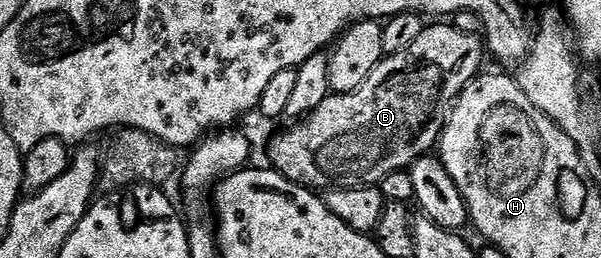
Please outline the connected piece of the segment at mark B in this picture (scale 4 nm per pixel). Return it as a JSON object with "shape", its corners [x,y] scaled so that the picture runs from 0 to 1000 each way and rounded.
{"shape":[[[752,93],[710,97],[699,143],[681,186],[672,186],[672,202],[637,221],[619,295],[612,295],[592,357],[551,360],[532,419],[491,469],[484,504],[459,523],[449,550],[448,640],[479,698],[524,744],[629,721],[652,682],[652,667],[681,659],[694,612],[710,609],[727,570],[745,453],[745,415],[804,267],[802,194],[805,209],[804,151],[794,132],[765,124]]]}

